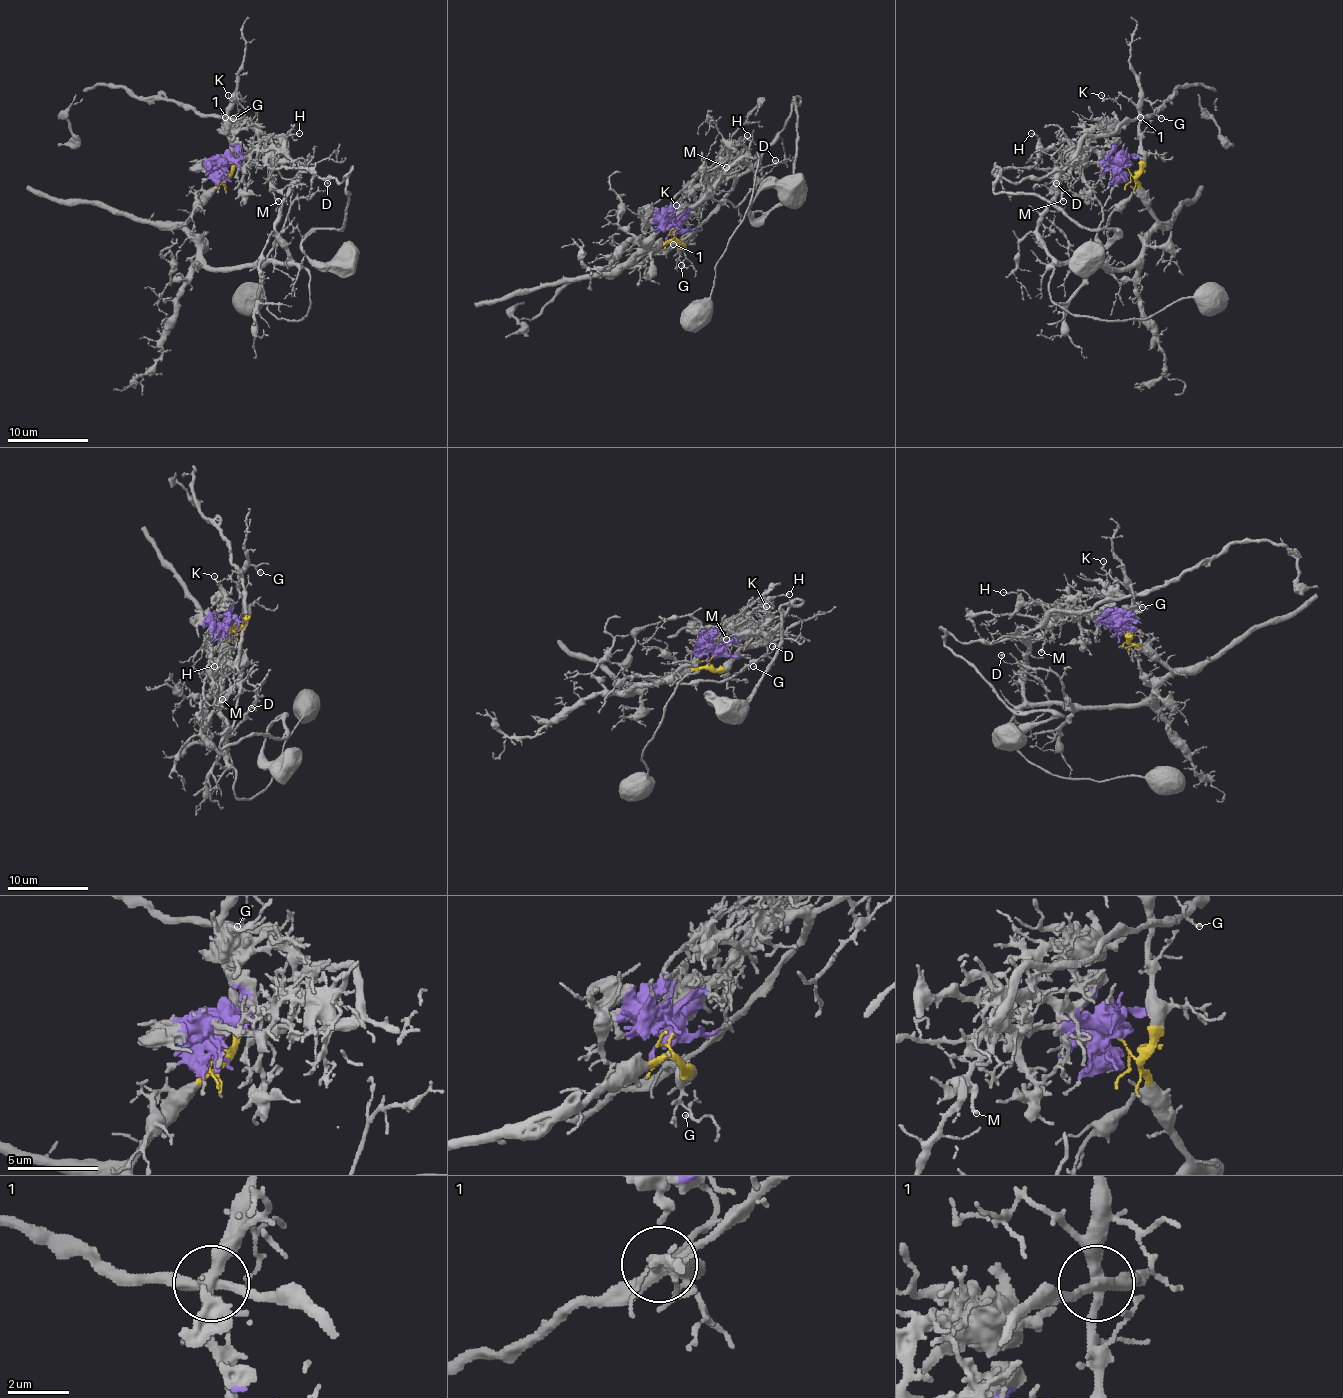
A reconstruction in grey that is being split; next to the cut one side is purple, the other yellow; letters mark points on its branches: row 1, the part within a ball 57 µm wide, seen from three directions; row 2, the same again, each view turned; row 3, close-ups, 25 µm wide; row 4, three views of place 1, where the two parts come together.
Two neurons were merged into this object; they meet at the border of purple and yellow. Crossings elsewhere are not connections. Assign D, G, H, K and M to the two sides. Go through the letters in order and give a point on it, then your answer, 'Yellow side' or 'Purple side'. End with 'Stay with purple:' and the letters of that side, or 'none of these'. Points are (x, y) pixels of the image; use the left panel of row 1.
D: Place: (327, 183). Yellow side
G: Place: (233, 118). Yellow side
H: Place: (299, 133). Purple side
K: Place: (228, 95). Yellow side
M: Place: (278, 201). Purple side
Stay with purple: H, M

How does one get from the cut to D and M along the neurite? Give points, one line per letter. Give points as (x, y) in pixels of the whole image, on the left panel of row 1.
D: (227, 167), (225, 179), (187, 223), (197, 255), (211, 267), (260, 263), (290, 205), (324, 191), (326, 183)
M: (227, 167), (252, 151), (260, 151), (270, 171), (272, 191), (278, 201)

